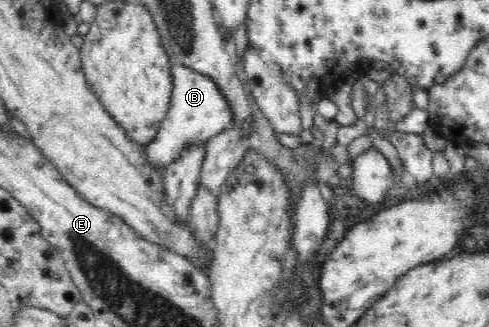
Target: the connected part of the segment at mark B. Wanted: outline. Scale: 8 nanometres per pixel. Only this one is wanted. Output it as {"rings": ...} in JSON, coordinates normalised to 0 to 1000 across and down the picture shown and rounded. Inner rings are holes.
{"rings":[[[348,165],[354,180],[354,223],[358,223],[358,263],[344,358],[329,379],[329,401],[309,440],[301,443],[305,480],[321,505],[335,508],[354,489],[364,459],[378,437],[395,431],[425,431],[431,419],[452,410],[474,373],[481,373],[481,333],[476,315],[460,291],[452,254],[425,226],[403,220],[370,196],[366,174]]]}

